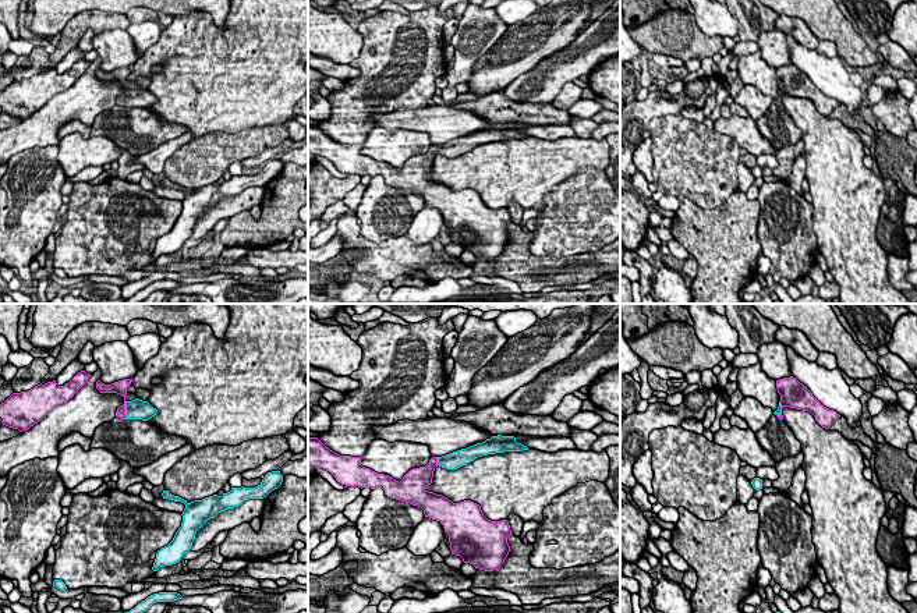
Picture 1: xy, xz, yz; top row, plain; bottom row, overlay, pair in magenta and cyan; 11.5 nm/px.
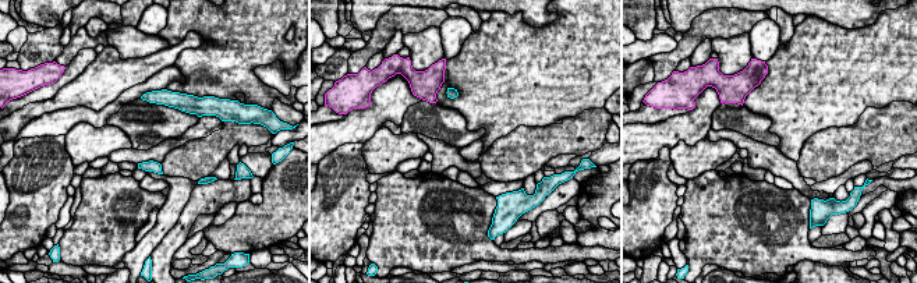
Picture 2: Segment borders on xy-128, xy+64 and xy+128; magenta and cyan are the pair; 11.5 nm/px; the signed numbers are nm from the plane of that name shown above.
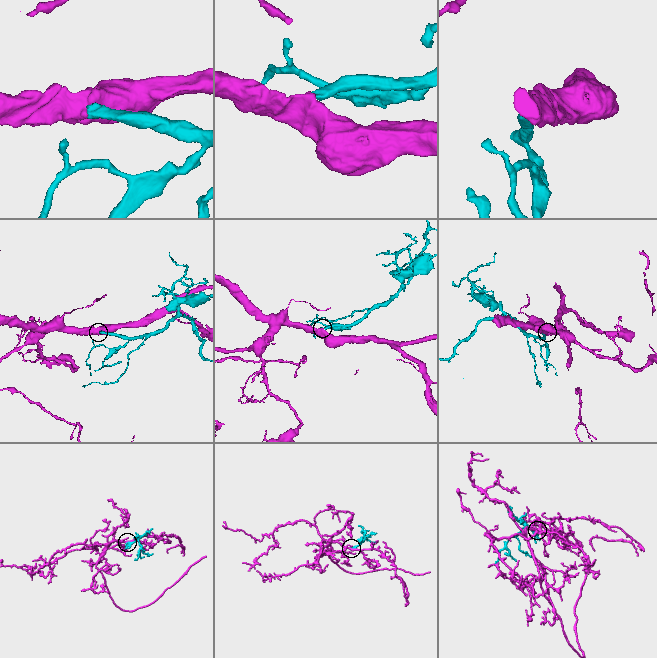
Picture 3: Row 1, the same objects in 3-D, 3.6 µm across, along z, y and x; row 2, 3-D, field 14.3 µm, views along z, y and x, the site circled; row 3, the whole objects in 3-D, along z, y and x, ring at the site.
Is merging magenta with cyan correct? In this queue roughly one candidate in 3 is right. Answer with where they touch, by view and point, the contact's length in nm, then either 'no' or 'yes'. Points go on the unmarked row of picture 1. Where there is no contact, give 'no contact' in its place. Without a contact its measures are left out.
meets magenta in xy at (124, 98); contact 220 nm long; yes

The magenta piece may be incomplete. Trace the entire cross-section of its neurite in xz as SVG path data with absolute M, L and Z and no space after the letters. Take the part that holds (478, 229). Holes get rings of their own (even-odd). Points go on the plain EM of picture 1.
M492 124L491 127L486 127L485 130L477 131L467 137L461 137L442 145L432 145L425 155L410 157L399 170L389 163L378 162L369 156L362 155L360 145L340 143L326 135L318 125L308 125L308 153L329 159L341 173L358 174L361 177L382 176L387 185L421 195L425 205L436 208L443 213L445 220L449 223L449 235L452 242L460 244L464 251L470 251L475 256L493 259L500 256L510 240L507 226L513 222L509 209L491 209L484 203L479 192L471 188L453 191L442 183L428 180L425 176L432 171L433 159L438 153L446 157L457 157L482 143L523 138L528 138L528 135L517 131L514 124Z

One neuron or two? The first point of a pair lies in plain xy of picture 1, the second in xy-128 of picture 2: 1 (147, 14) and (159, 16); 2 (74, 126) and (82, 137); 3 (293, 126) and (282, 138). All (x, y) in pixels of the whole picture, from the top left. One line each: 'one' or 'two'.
1: two
2: two
3: two

